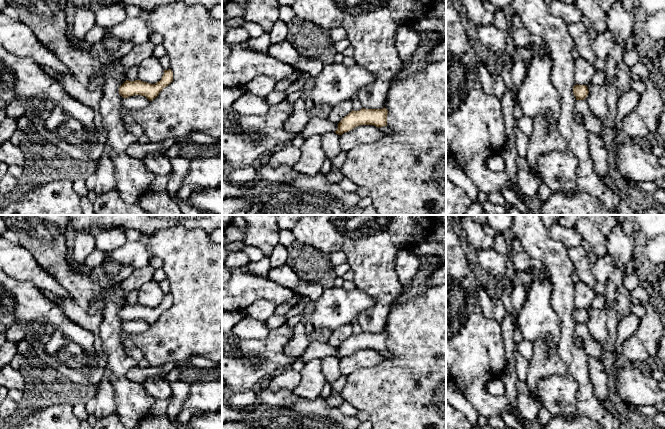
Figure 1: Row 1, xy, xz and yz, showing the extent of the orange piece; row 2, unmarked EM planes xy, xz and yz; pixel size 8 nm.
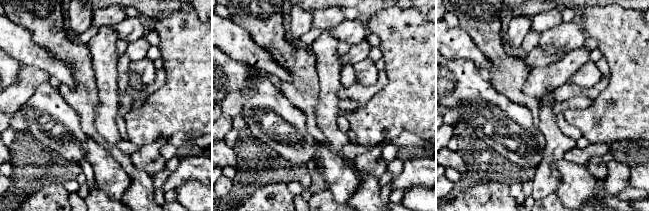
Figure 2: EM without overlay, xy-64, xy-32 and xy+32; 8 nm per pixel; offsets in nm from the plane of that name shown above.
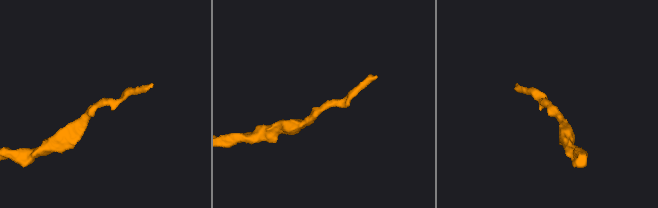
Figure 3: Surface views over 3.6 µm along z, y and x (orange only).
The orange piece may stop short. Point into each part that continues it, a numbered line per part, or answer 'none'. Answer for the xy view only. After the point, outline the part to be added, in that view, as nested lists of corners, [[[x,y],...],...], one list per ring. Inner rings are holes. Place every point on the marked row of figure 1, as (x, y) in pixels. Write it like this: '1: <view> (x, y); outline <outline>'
none

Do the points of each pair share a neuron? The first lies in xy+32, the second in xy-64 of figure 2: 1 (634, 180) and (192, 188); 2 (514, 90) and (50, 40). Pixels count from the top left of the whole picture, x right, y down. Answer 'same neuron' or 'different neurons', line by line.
1: different neurons
2: same neuron

